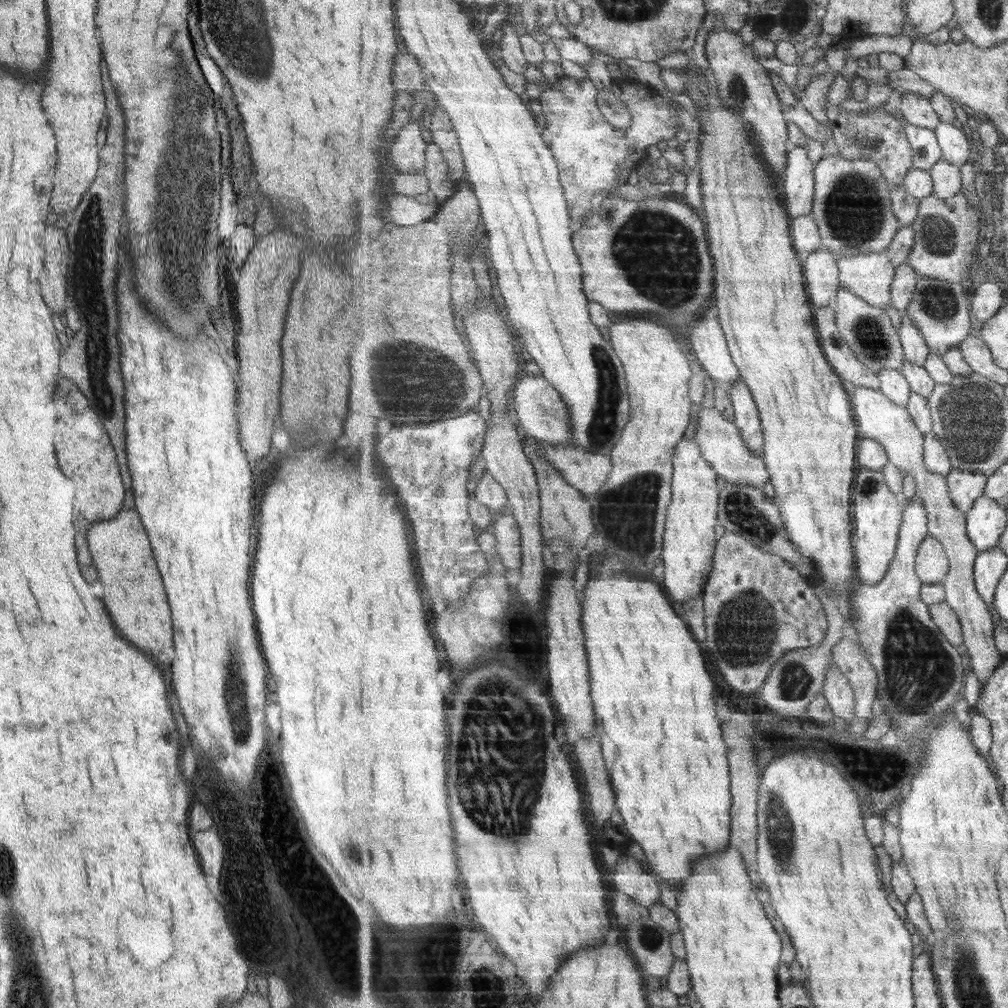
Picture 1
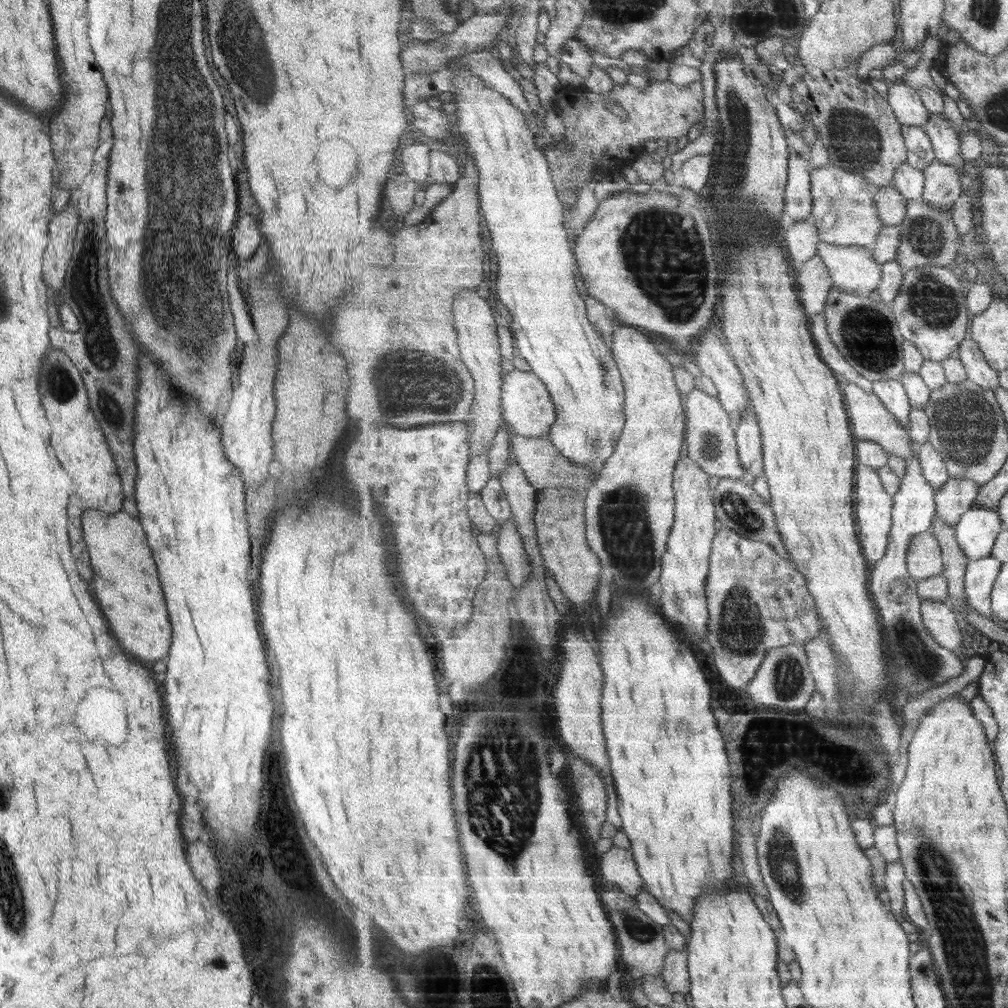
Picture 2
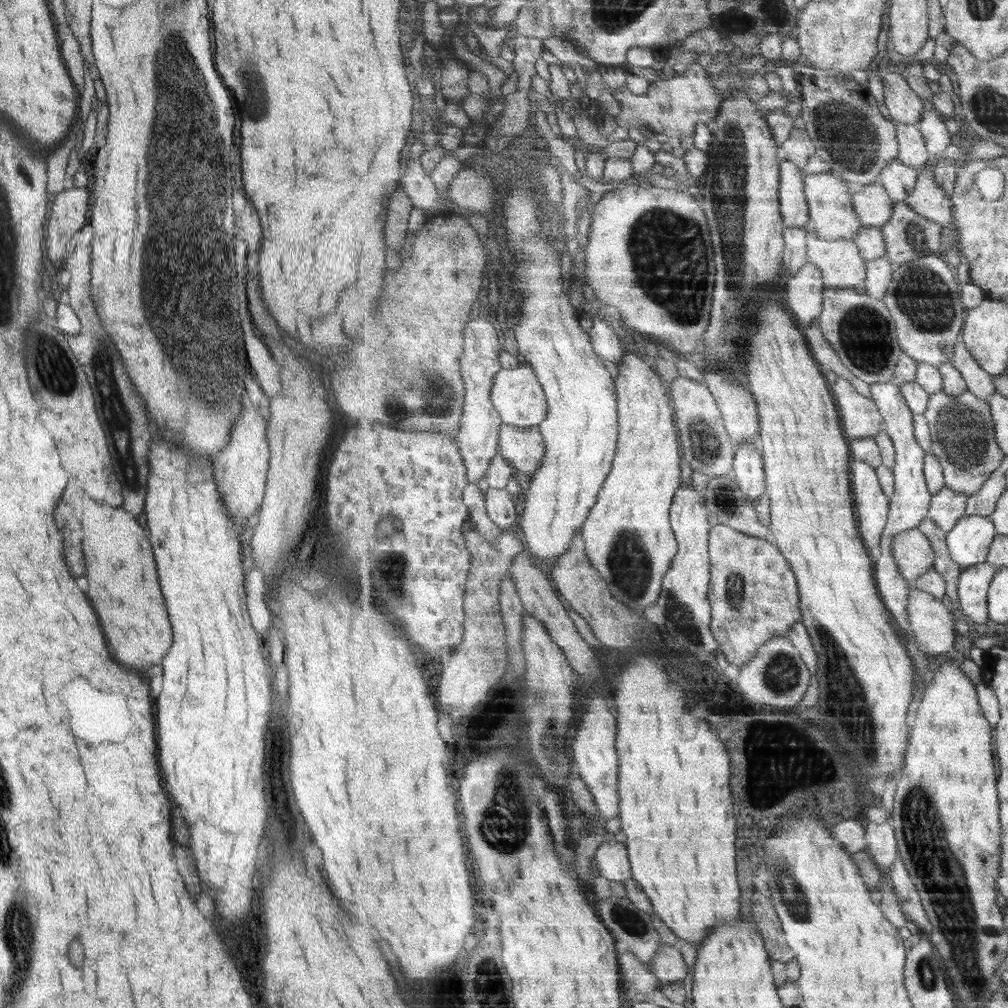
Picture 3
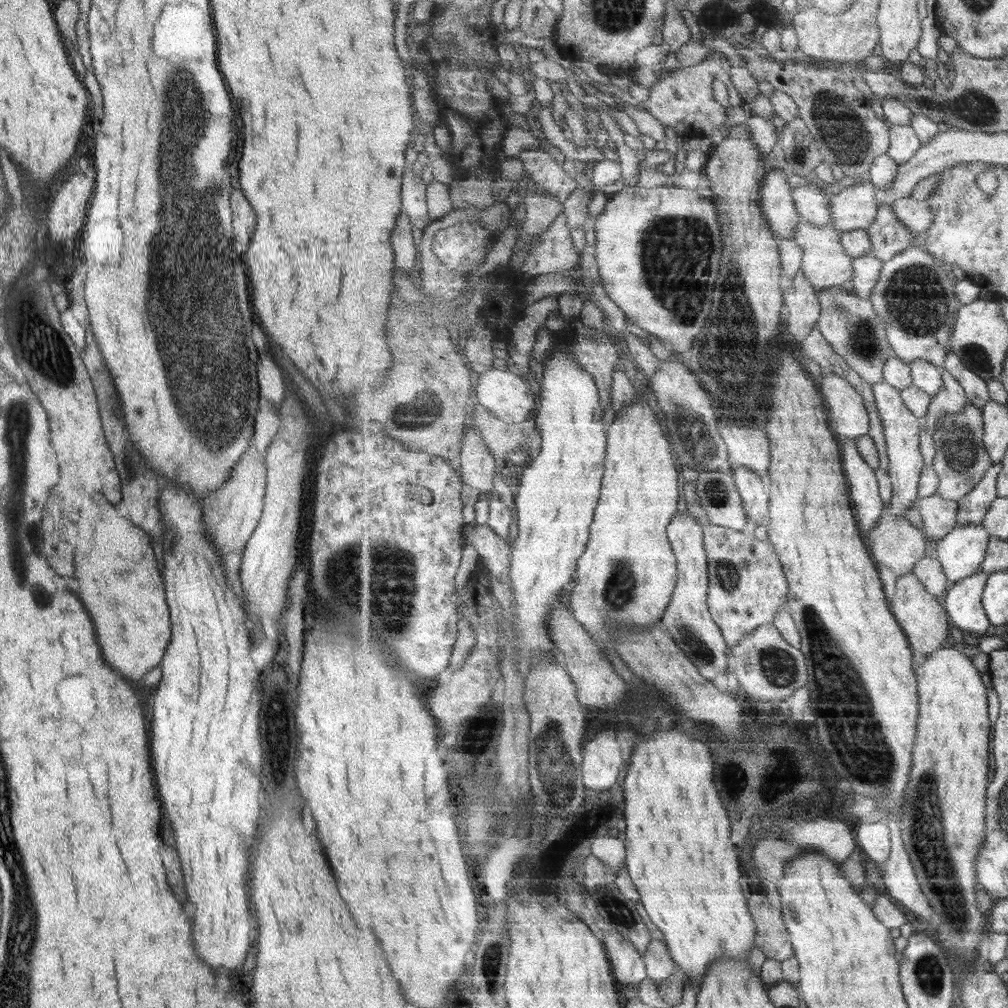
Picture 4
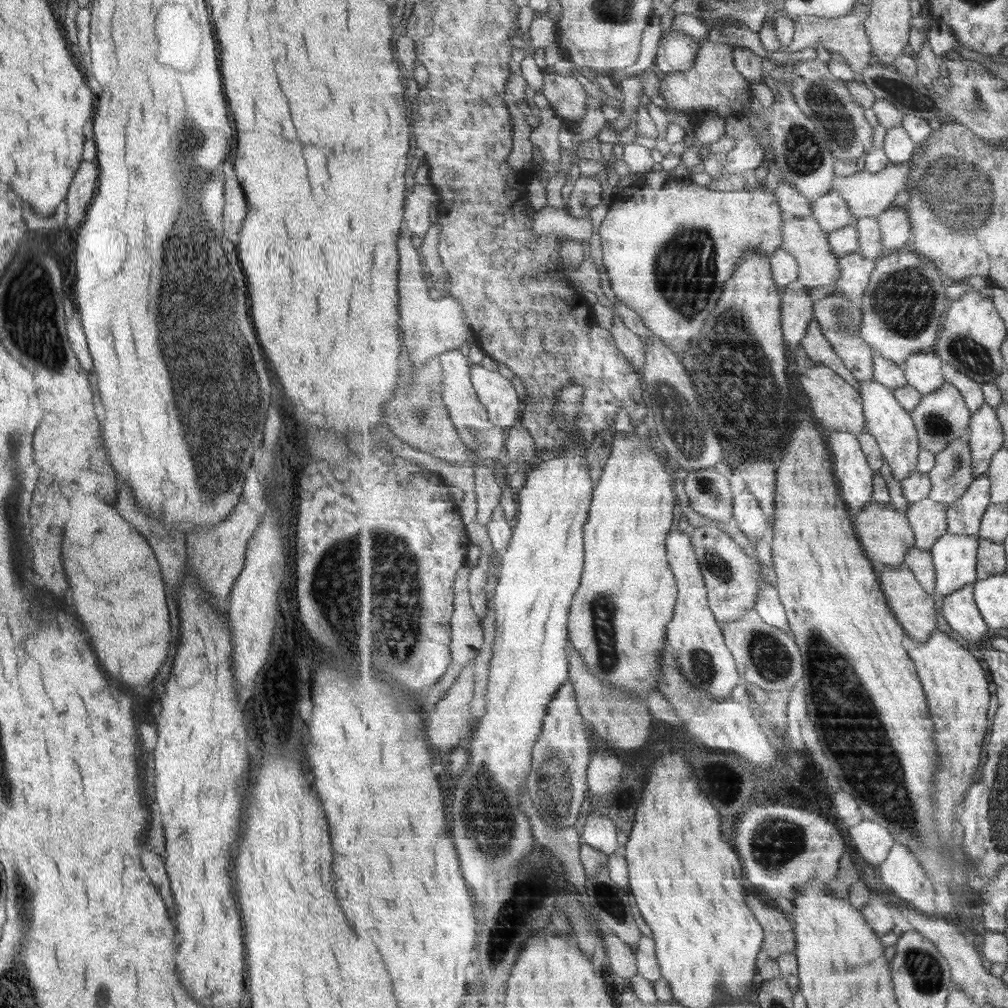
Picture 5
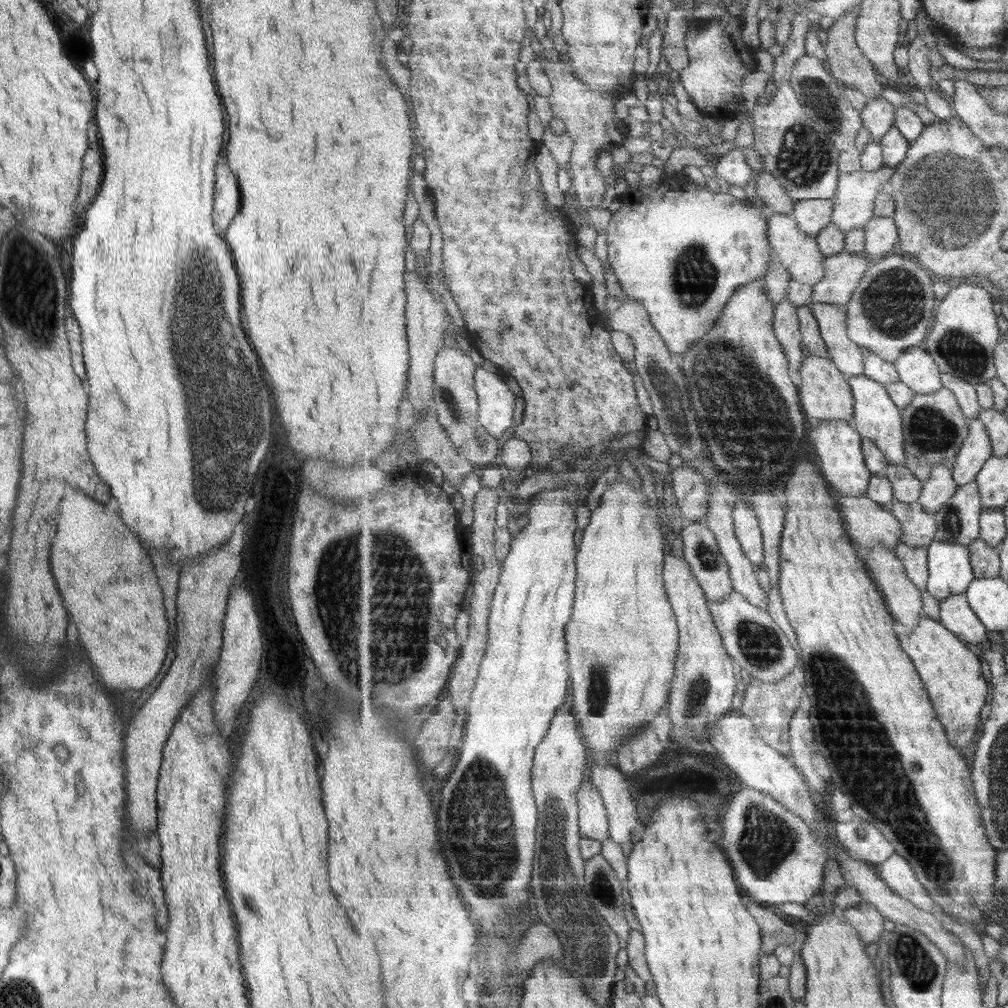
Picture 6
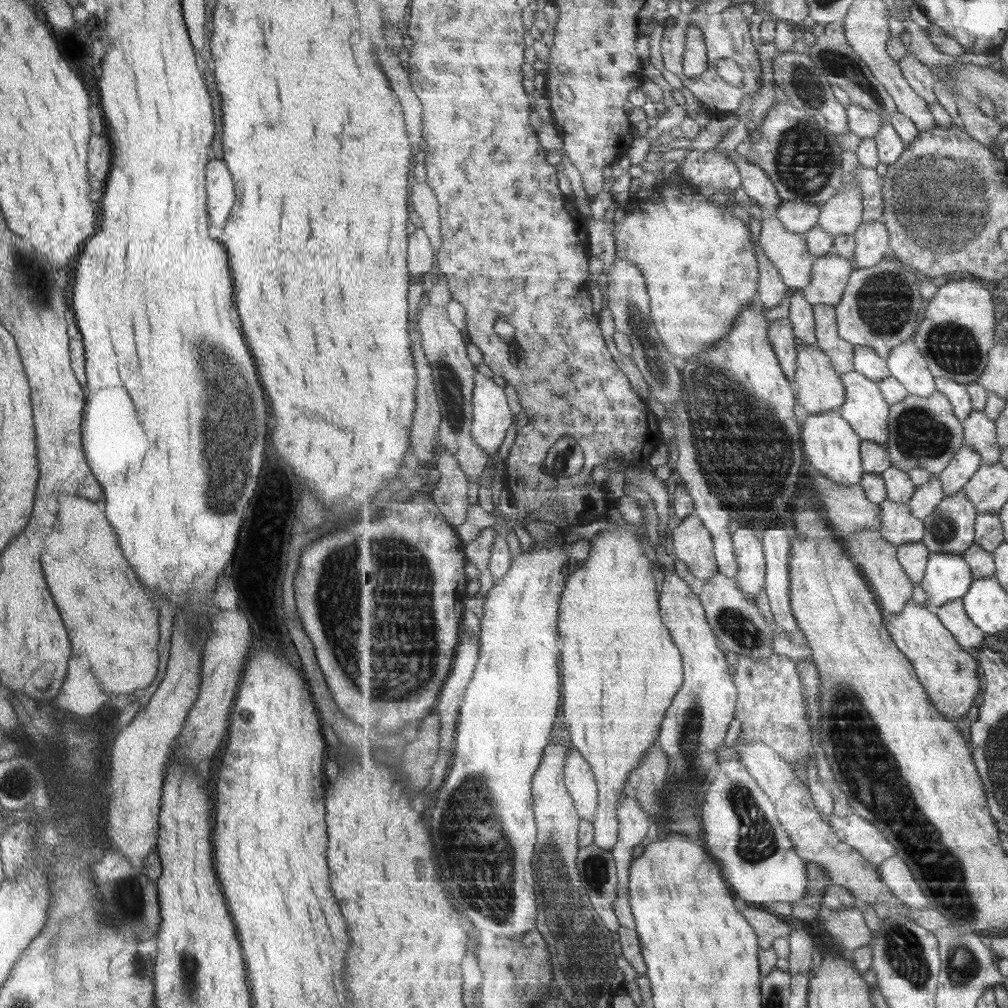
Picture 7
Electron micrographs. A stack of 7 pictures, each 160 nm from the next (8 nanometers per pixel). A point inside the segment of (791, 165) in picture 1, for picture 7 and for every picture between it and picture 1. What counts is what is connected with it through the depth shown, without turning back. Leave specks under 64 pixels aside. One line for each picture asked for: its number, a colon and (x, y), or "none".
2: (799, 200)
3: (795, 208)
4: (777, 203)
5: (646, 233)
6: (704, 245)
7: (678, 237)

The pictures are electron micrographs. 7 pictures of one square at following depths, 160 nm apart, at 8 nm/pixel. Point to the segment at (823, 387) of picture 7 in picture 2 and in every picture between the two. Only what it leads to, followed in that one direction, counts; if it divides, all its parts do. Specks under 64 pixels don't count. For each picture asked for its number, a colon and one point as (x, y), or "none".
2: (871, 420)
3: (861, 416)
4: (850, 418)
5: (838, 406)
6: (826, 392)

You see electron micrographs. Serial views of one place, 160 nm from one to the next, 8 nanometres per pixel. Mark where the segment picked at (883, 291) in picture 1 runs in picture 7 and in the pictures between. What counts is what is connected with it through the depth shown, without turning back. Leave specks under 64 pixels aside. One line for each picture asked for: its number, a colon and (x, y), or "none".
2: (854, 268)
3: (841, 261)
4: (826, 263)
5: (803, 237)
6: (799, 251)
7: (789, 252)

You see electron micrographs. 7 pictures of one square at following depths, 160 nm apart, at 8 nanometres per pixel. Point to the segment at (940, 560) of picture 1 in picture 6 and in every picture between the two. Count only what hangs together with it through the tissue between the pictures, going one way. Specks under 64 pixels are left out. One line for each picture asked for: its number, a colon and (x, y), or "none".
2: (925, 560)
3: (913, 552)
4: (894, 542)
5: (887, 535)
6: (869, 525)

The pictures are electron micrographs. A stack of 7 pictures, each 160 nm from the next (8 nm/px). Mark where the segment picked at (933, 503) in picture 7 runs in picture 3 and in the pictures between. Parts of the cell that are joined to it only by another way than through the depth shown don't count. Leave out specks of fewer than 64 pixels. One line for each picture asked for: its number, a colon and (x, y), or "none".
3: (963, 429)
4: (962, 460)
5: (953, 473)
6: (937, 491)

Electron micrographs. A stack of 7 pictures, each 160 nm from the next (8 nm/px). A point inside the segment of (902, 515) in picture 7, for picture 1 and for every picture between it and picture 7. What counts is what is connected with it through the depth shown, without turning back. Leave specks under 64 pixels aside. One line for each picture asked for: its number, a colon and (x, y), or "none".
1: (965, 487)
2: (958, 495)
3: (947, 506)
4: (939, 516)
5: (928, 517)
6: (920, 528)

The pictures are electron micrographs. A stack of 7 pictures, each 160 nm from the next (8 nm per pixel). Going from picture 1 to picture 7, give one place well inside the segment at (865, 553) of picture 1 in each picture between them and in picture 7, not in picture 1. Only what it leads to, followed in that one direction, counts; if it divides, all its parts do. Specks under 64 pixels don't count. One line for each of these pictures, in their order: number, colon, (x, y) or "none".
2: (874, 505)
3: (873, 504)
4: (865, 489)
5: (856, 477)
6: (838, 445)
7: (832, 446)

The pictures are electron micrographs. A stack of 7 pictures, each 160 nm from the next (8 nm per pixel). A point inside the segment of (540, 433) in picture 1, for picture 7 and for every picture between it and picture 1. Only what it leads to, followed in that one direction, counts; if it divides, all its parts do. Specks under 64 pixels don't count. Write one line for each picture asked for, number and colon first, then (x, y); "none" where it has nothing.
2: (528, 406)
3: (517, 394)
4: (508, 395)
5: (498, 394)
6: (497, 402)
7: (492, 416)

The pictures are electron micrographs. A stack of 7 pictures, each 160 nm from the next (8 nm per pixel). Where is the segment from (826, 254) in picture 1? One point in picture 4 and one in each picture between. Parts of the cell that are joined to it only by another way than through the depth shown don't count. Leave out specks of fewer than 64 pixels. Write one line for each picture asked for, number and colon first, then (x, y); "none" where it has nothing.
2: (815, 281)
3: (805, 290)
4: (801, 298)

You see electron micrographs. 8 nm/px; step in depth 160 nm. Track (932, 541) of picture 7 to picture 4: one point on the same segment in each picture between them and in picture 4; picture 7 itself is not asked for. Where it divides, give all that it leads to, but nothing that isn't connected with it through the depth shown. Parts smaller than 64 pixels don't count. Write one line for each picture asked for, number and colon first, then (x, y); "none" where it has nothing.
4: (973, 509)
5: (965, 516)
6: (959, 521)

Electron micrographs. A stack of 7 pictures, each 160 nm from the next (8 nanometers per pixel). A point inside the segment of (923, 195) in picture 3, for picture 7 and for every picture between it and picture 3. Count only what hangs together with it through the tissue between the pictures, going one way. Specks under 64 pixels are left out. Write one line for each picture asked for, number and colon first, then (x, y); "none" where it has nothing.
4: (917, 215)
5: (896, 228)
6: (882, 235)
7: (873, 245)

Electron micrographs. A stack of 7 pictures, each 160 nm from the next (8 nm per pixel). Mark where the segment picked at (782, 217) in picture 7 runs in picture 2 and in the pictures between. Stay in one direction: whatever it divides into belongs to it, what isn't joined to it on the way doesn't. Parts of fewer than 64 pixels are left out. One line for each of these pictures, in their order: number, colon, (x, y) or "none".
2: (893, 206)
3: (872, 203)
4: (856, 206)
5: (833, 212)
6: (813, 215)

